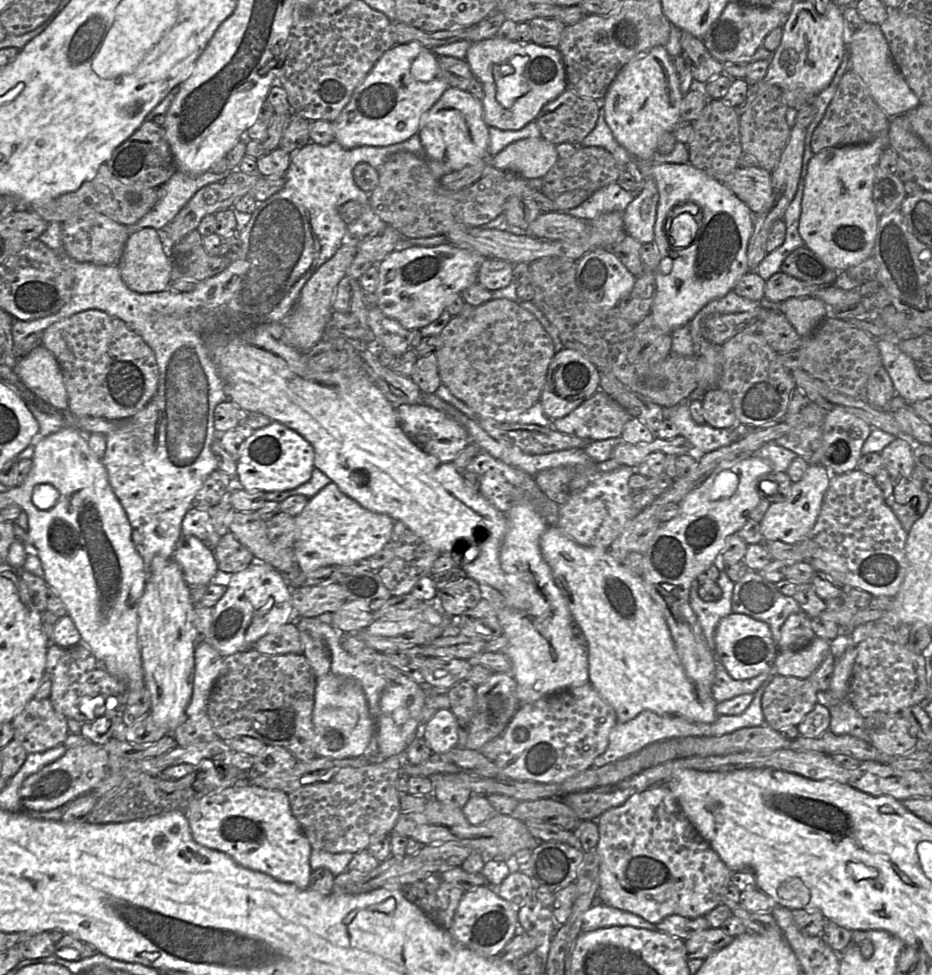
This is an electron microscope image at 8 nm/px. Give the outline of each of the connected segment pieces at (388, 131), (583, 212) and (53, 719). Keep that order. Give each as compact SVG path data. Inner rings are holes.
M417 41L396 44L376 62L354 90L349 103L332 122L335 141L347 149L404 142L419 132L423 115L448 88L438 56L432 48Z
M611 183L565 213L578 219L591 220L604 213L624 212L634 199L632 191L626 191L617 183Z
M32 698L25 708L11 721L14 740L17 740L28 754L44 752L63 744L68 733L67 718L57 712L50 699Z

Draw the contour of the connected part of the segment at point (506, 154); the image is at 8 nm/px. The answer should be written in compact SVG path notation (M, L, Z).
M526 138L509 144L490 158L490 165L524 179L543 178L559 159L556 145L540 138Z

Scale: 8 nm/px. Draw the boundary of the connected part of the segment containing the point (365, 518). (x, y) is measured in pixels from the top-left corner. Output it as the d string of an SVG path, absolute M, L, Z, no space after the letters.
M334 482L309 498L303 511L294 518L296 534L293 549L302 573L369 558L391 541L395 521L386 514L364 508L344 494Z

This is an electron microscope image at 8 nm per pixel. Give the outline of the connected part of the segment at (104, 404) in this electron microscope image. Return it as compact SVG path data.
M93 309L78 312L50 325L41 339L61 367L68 408L75 417L126 420L157 392L159 370L153 350L119 318Z

